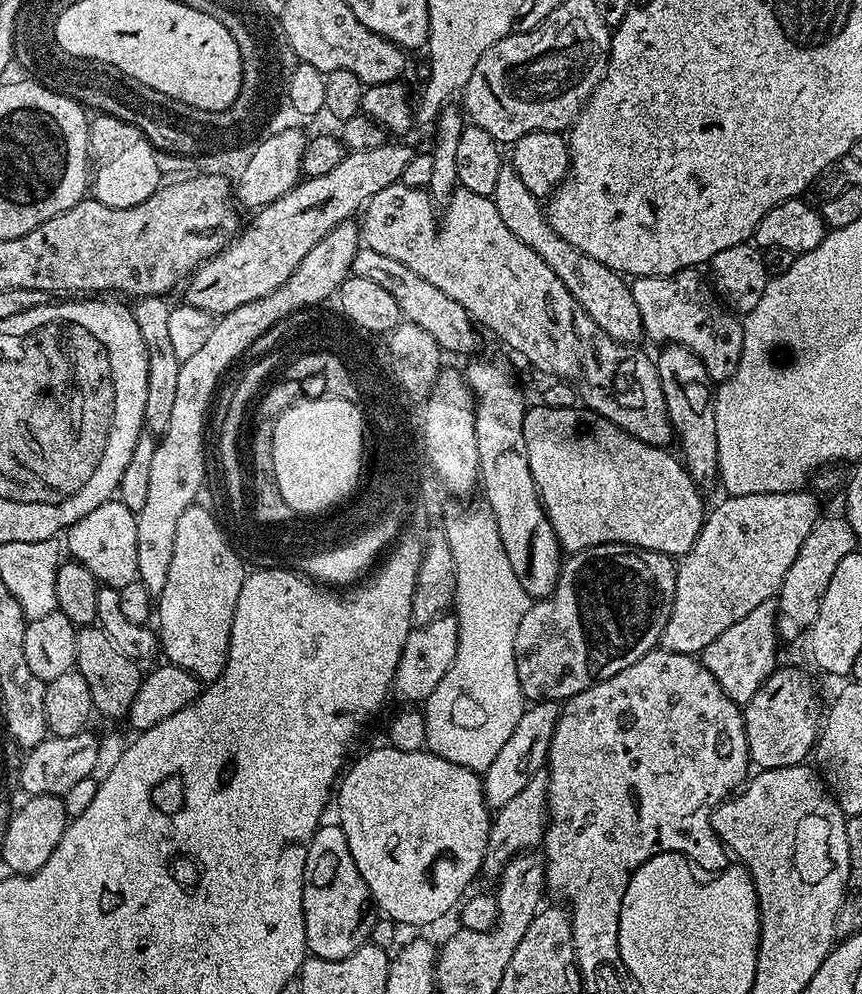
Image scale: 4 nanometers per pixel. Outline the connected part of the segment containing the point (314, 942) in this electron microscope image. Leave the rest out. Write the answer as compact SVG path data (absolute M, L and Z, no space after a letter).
M321 823L308 847L302 906L308 952L323 960L341 960L354 954L354 950L365 943L365 929L363 932L356 927L360 924L364 903L368 904L370 897L358 866L354 866L354 854L350 854L346 834L339 823L328 823Z

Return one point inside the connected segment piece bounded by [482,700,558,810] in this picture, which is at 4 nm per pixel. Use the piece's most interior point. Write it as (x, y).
(524, 756)

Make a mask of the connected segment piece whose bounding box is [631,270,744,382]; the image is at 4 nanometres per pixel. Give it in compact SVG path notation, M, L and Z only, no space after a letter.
M685 270L672 276L637 276L631 281L632 293L649 341L675 342L692 349L706 366L708 379L723 382L736 373L742 358L744 325L717 299L713 289L704 285L700 274L696 270Z

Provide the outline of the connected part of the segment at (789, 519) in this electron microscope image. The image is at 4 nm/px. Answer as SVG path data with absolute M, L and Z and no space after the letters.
M797 490L728 496L713 512L711 509L705 515L694 546L684 553L676 569L674 606L670 622L666 622L663 647L671 652L703 653L704 648L710 646L710 642L714 642L726 630L730 630L734 622L742 622L742 618L746 618L750 610L758 610L762 602L773 599L779 593L786 578L786 570L794 566L798 550L802 550L802 544L806 542L806 538L810 538L810 530L818 519L817 497L809 492Z

